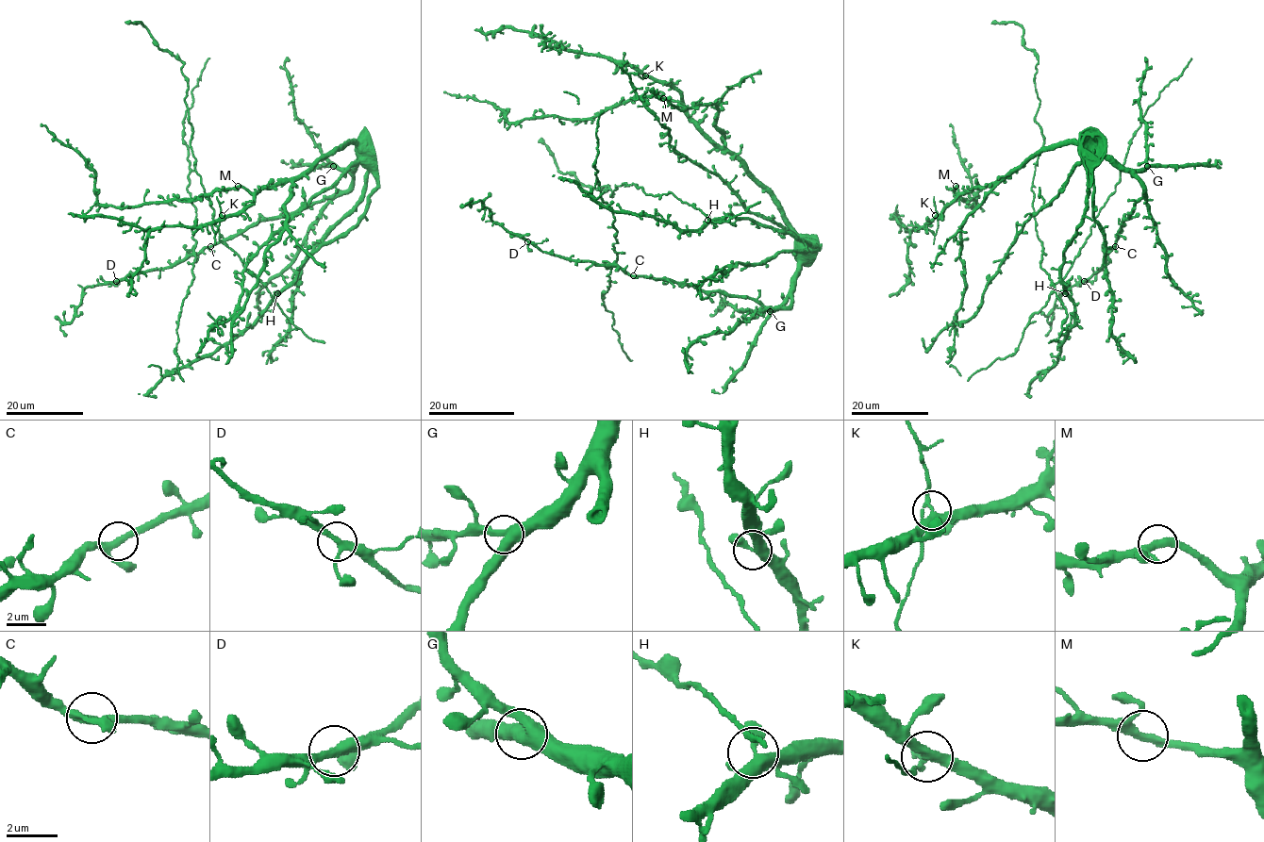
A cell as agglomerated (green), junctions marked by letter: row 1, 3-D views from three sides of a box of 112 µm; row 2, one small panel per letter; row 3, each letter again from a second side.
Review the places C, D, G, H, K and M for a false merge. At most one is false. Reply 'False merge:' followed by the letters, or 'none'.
False merge: none

